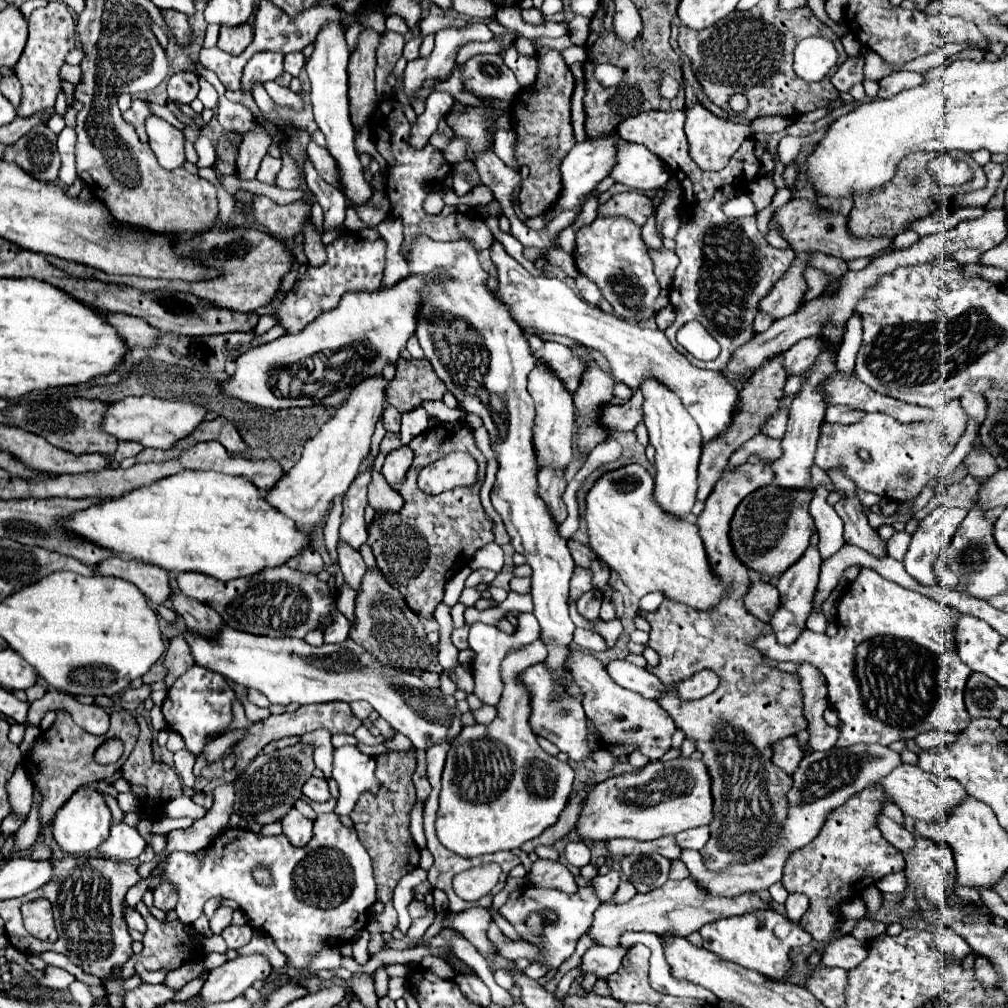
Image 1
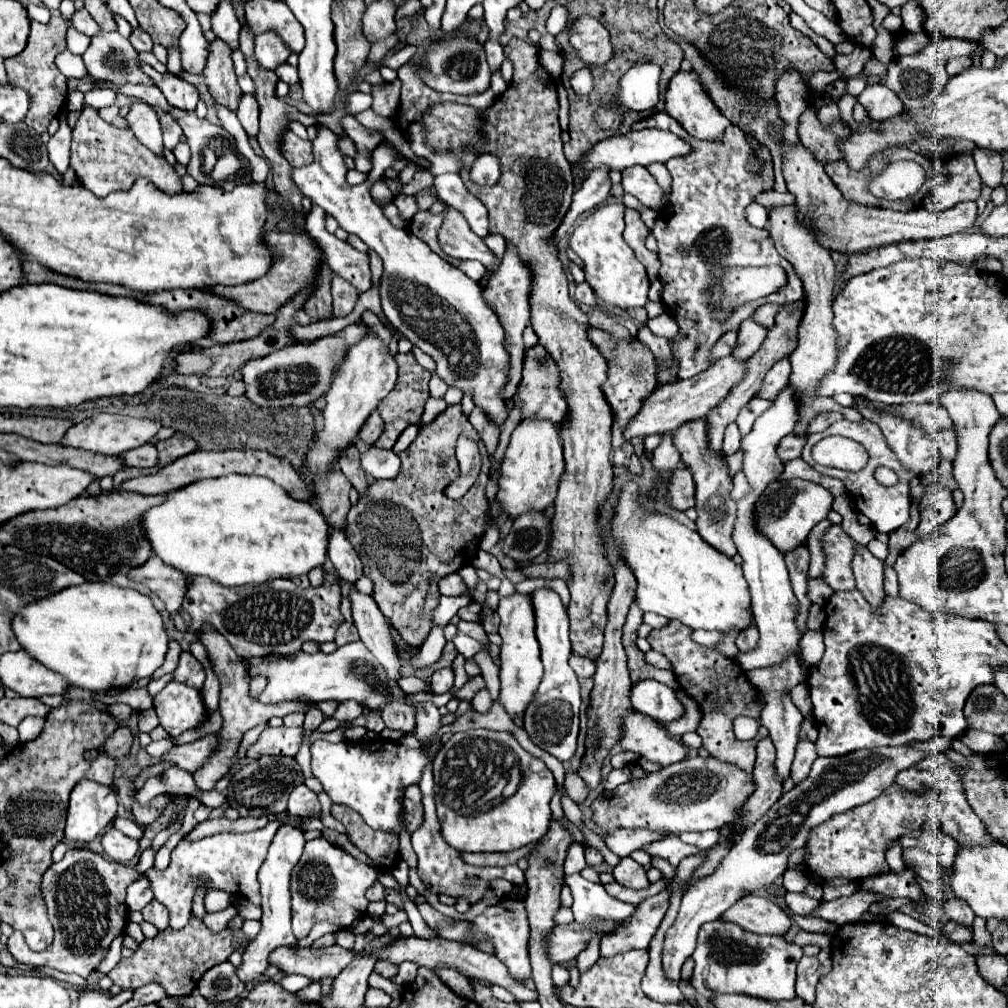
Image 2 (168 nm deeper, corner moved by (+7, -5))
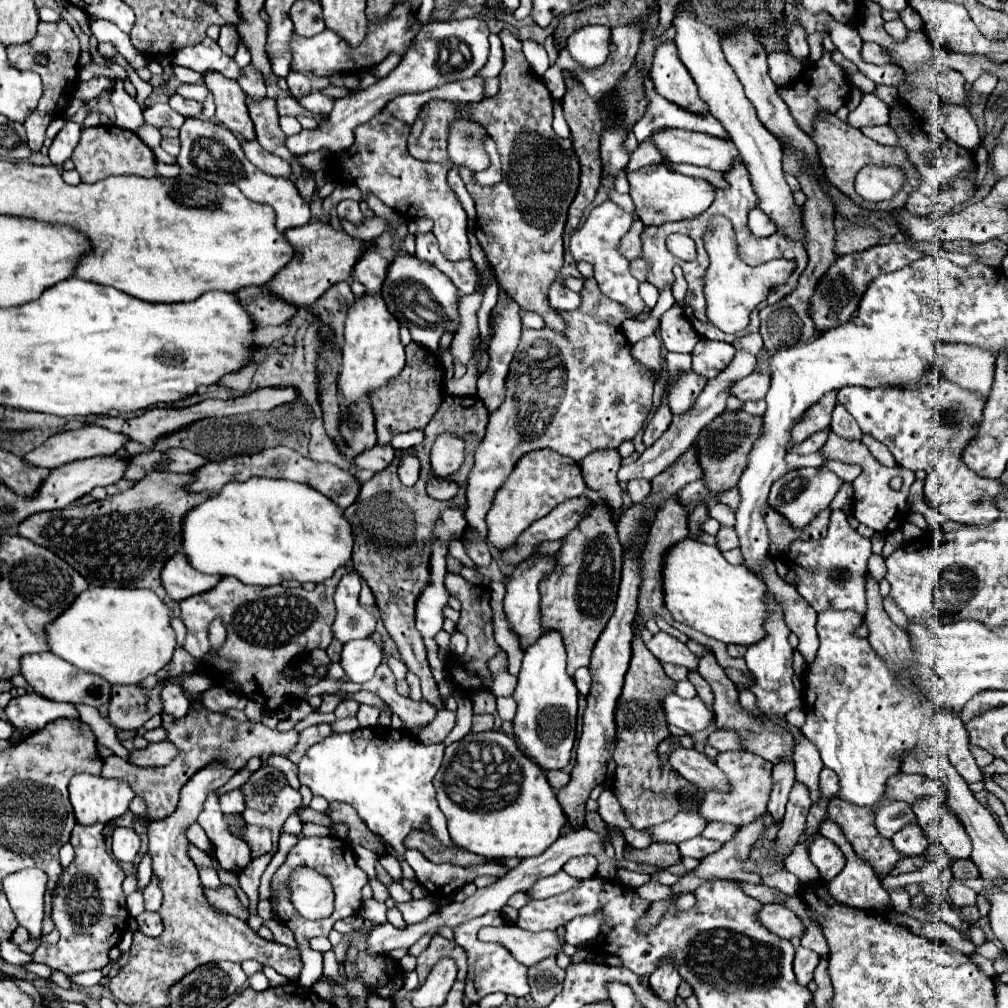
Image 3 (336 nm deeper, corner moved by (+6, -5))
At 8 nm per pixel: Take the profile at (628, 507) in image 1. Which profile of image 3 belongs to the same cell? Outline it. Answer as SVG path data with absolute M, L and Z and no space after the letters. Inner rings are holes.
M683 539L665 555L663 565L665 583L665 607L675 621L685 623L725 645L751 645L765 637L763 623L769 617L769 607L765 603L767 587L761 577L741 565L731 565L725 561L717 547L705 545L701 541Z

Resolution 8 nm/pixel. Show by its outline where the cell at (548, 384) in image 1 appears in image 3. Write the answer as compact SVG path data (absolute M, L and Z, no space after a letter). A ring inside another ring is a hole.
M531 451L531 455L525 455L515 469L511 471L507 483L497 491L495 503L491 505L487 513L487 541L499 549L505 551L515 545L517 537L537 519L545 517L553 507L559 503L583 493L587 487L583 483L579 465L573 459L567 459L555 451Z

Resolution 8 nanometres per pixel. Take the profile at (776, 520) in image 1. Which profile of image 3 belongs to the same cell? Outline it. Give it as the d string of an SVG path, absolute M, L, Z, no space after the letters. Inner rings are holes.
M809 467L809 469L797 469L797 471L791 471L787 475L783 475L783 483L775 483L771 487L771 493L769 493L769 505L779 511L781 515L785 515L793 527L801 529L805 527L819 511L823 511L825 507L829 507L831 499L835 497L835 493L839 491L841 487L841 479L827 467Z

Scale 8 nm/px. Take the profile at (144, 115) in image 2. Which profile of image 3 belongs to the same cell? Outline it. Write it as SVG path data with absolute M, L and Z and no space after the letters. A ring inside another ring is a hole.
M117 81L117 83L113 85L113 89L111 89L111 99L109 99L109 101L111 101L111 105L113 105L113 109L115 109L115 115L117 115L117 121L115 121L117 127L135 131L137 127L145 125L145 121L143 121L143 111L139 109L137 101L135 101L129 93L125 93L121 81Z

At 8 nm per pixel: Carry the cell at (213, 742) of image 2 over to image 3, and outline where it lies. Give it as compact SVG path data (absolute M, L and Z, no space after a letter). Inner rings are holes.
M161 741L161 743L147 745L141 751L135 749L133 753L129 753L127 761L137 767L161 767L167 765L173 757L175 757L175 747L171 747L171 743L167 741Z

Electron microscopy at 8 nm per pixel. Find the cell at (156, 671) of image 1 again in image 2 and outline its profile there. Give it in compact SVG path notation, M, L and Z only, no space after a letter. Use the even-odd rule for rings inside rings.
M190 651L180 653L180 663L178 663L178 667L174 669L172 675L174 675L176 681L194 685L198 689L202 689L202 685L204 685L204 667Z

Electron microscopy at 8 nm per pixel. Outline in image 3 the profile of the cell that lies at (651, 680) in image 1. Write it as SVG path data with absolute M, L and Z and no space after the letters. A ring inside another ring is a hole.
M671 693L663 701L663 711L671 725L677 725L691 735L707 729L709 723L713 721L713 711L699 697L683 699Z

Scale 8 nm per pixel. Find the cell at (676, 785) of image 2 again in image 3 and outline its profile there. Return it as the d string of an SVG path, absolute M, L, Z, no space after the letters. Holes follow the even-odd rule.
M725 751L719 753L715 759L717 767L731 779L733 791L727 795L719 793L703 793L703 799L697 807L697 811L707 819L707 821L725 821L725 823L735 823L735 825L749 825L757 817L761 817L767 811L769 795L773 789L773 779L771 779L771 769L773 765L749 751Z

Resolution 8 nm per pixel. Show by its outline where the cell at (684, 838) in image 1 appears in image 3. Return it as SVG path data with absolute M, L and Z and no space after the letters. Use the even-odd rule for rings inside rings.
M711 821L711 823L705 827L703 837L707 837L707 839L715 839L715 841L721 841L721 843L727 843L727 841L731 841L731 839L737 835L739 829L741 829L739 825L721 823L721 821Z

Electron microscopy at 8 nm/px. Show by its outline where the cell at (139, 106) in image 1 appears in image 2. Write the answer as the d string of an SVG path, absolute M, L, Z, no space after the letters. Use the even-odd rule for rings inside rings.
M116 105L100 109L100 117L102 117L104 121L108 121L110 125L116 125L116 127L120 127L120 129L128 129L128 121L120 115L120 109L118 109Z

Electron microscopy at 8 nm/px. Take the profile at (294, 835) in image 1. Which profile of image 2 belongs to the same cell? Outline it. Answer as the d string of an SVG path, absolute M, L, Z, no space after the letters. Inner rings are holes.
M280 825L280 829L274 835L274 841L270 845L268 857L264 861L264 865L260 867L258 873L258 881L260 881L260 893L262 893L262 929L256 935L256 939L252 939L242 955L242 965L236 967L236 975L242 983L250 983L256 981L258 977L264 975L264 971L268 969L268 957L276 947L282 945L292 945L296 941L296 937L292 935L290 929L290 871L294 869L294 865L298 863L302 851L304 851L304 833L292 825Z

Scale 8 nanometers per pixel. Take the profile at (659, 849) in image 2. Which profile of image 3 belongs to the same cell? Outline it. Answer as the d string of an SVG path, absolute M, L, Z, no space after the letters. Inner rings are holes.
M693 837L693 839L679 843L679 851L681 851L683 857L697 857L697 859L703 859L705 855L719 851L721 847L723 847L723 843L711 841L711 839L705 839L705 837Z

